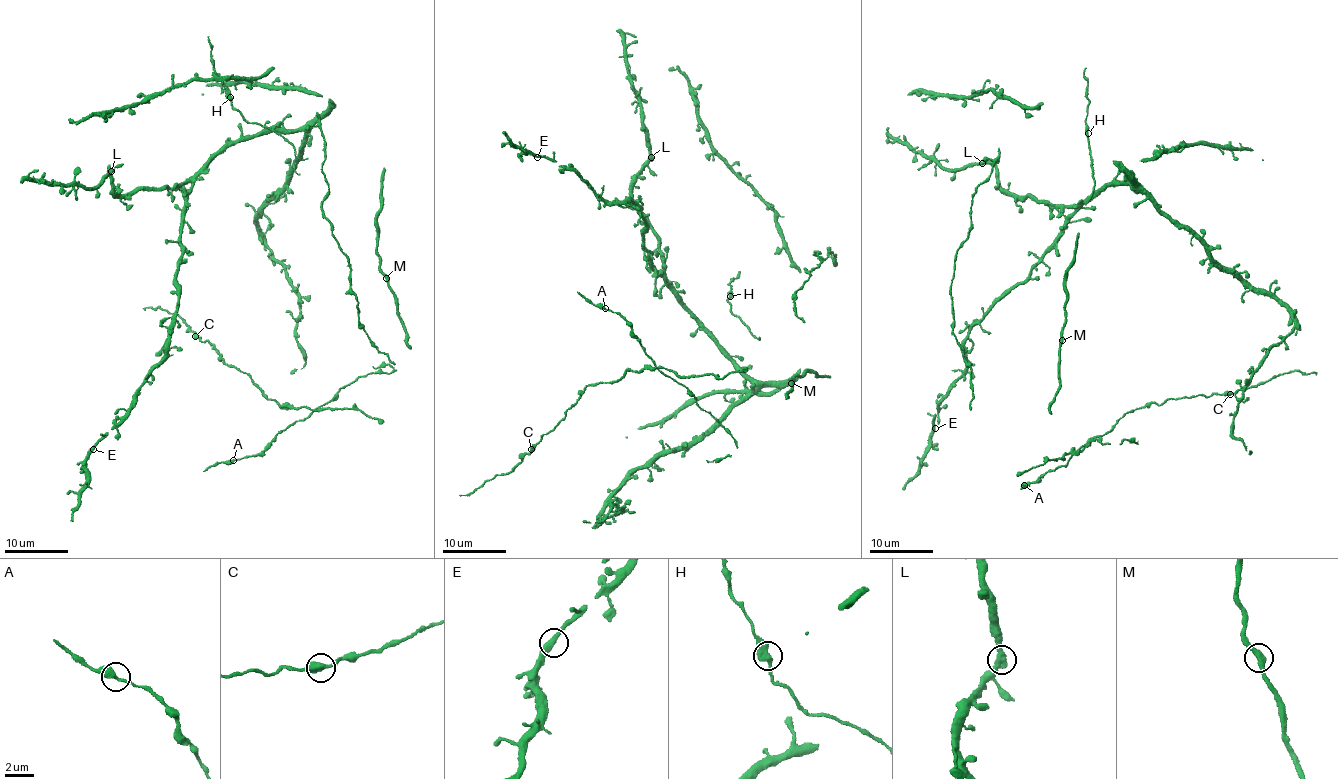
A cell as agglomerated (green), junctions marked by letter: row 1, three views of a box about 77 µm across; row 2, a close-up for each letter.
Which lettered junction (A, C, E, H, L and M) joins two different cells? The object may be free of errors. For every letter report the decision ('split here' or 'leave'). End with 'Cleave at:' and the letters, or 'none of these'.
A: leave
C: leave
E: leave
H: leave
L: leave
M: leave
Cleave at: none of these

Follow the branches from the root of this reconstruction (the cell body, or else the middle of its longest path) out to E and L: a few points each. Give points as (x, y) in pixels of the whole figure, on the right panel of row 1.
E: (1092, 194), (1067, 220), (1055, 245), (1032, 273), (971, 329), (965, 341), (964, 372), (939, 405), (935, 428)
L: (1092, 194), (1077, 204), (1049, 205), (1025, 195), (1006, 193), (994, 167), (982, 163)

